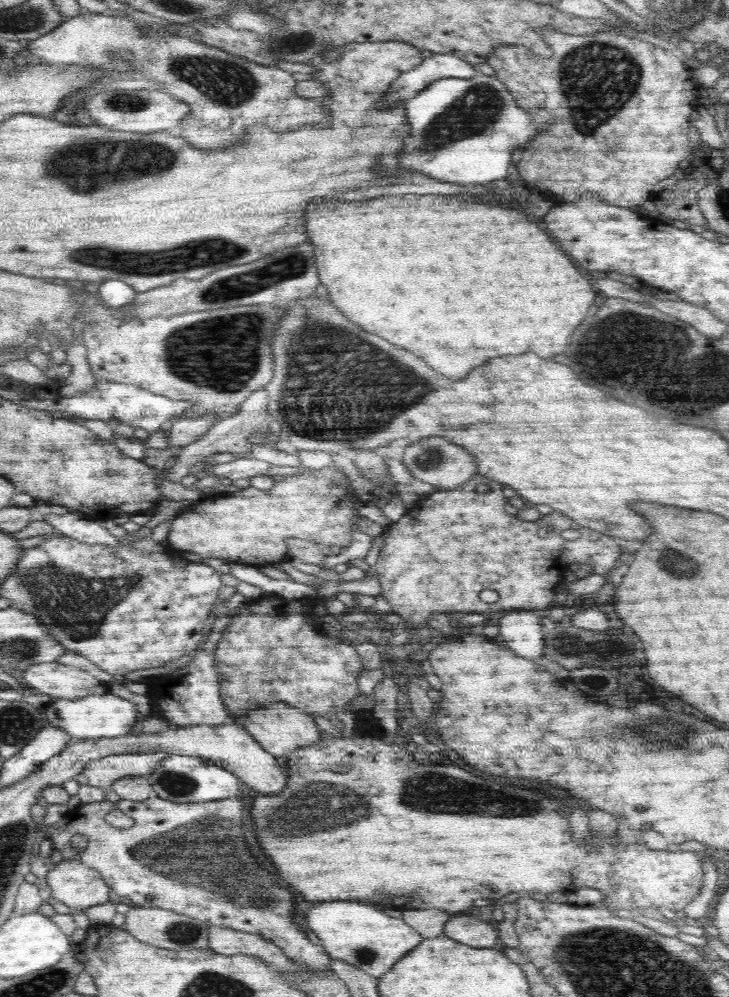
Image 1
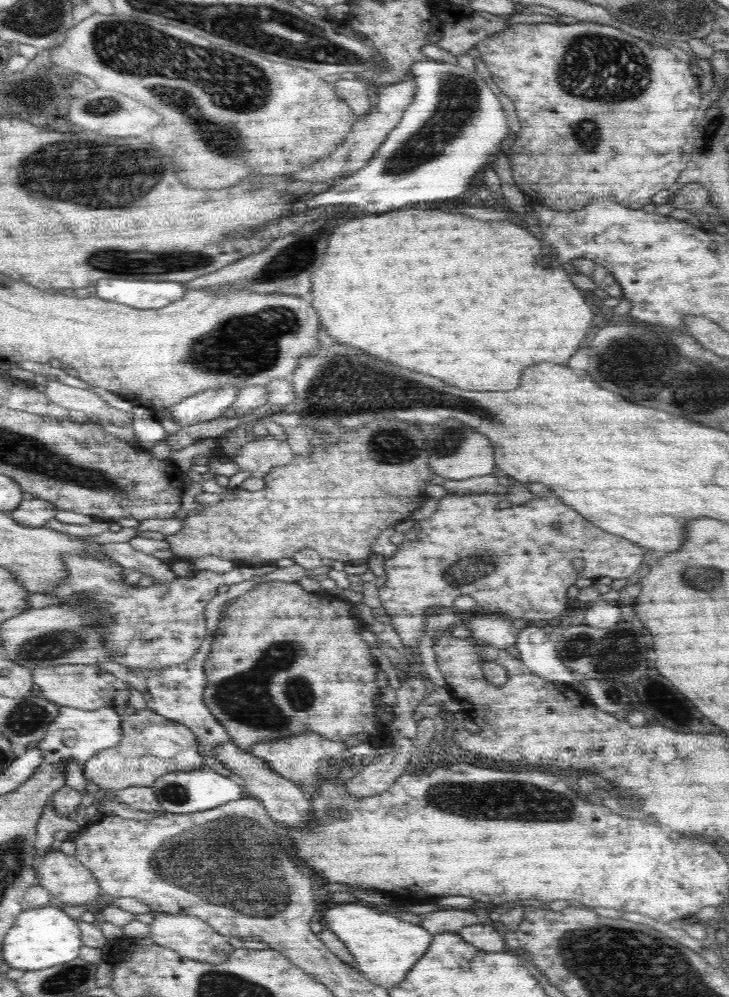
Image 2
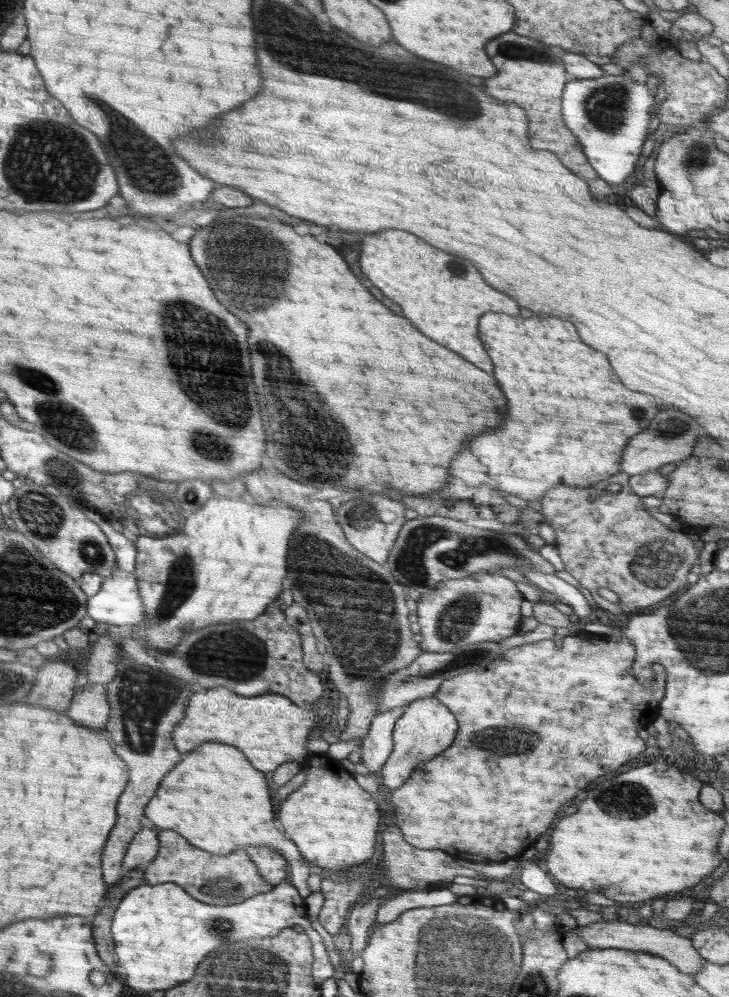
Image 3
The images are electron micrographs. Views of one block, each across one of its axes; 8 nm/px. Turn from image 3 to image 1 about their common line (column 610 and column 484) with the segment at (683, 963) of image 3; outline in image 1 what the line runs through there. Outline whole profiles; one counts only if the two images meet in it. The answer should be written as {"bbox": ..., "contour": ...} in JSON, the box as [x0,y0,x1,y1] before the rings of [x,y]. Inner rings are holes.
{"bbox":[444,915,499,949],"contour":[[[471,915],[453,916],[444,926],[444,936],[481,949],[494,949],[499,943],[493,922],[476,919]]]}

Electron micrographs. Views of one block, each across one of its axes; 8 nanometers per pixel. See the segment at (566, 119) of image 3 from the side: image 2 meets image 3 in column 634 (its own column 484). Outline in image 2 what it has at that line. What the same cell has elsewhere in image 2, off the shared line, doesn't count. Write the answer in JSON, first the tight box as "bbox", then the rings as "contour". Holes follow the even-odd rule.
{"bbox":[291,60,508,214],"contour":[[[426,60],[426,62],[414,63],[408,72],[408,75],[413,77],[415,81],[416,92],[413,101],[408,105],[408,108],[403,112],[400,122],[388,132],[386,140],[378,146],[378,150],[374,152],[374,156],[368,160],[368,164],[362,166],[360,170],[356,170],[354,174],[340,180],[336,186],[330,187],[327,191],[321,192],[307,201],[296,202],[292,207],[291,214],[300,214],[300,212],[306,212],[306,210],[314,210],[318,206],[356,206],[368,214],[380,214],[380,212],[392,212],[392,210],[398,210],[398,208],[404,208],[404,206],[410,206],[410,204],[416,204],[416,202],[434,202],[434,200],[446,200],[446,198],[454,198],[454,196],[460,196],[466,188],[468,188],[470,182],[478,174],[478,172],[484,172],[486,164],[491,164],[496,160],[496,150],[500,148],[504,136],[508,134],[508,124],[506,124],[506,118],[504,118],[504,110],[500,106],[498,97],[492,93],[492,90],[486,81],[480,77],[475,71],[470,71],[463,68],[459,64],[450,64],[444,62],[437,62],[434,60]]]}

